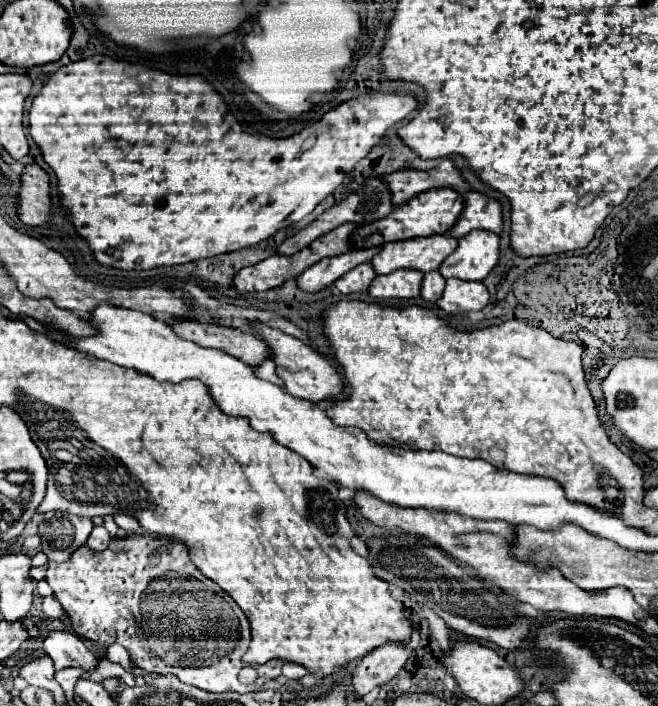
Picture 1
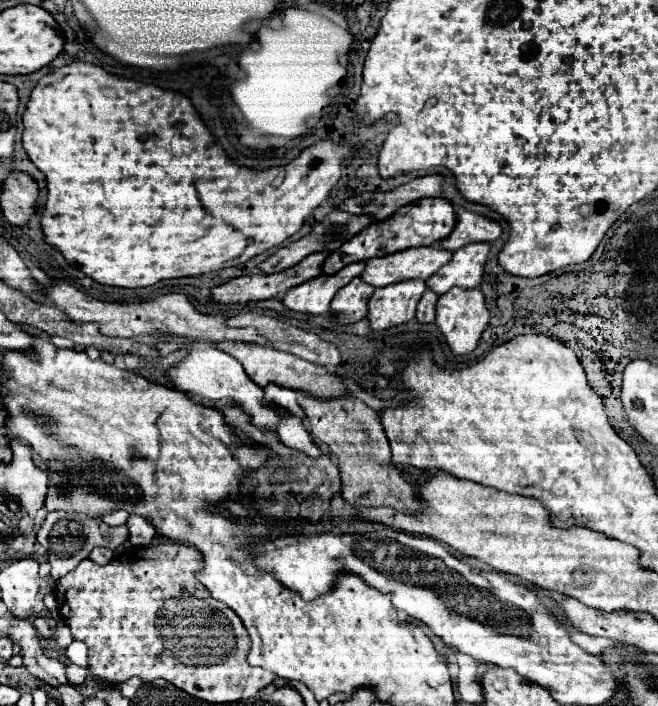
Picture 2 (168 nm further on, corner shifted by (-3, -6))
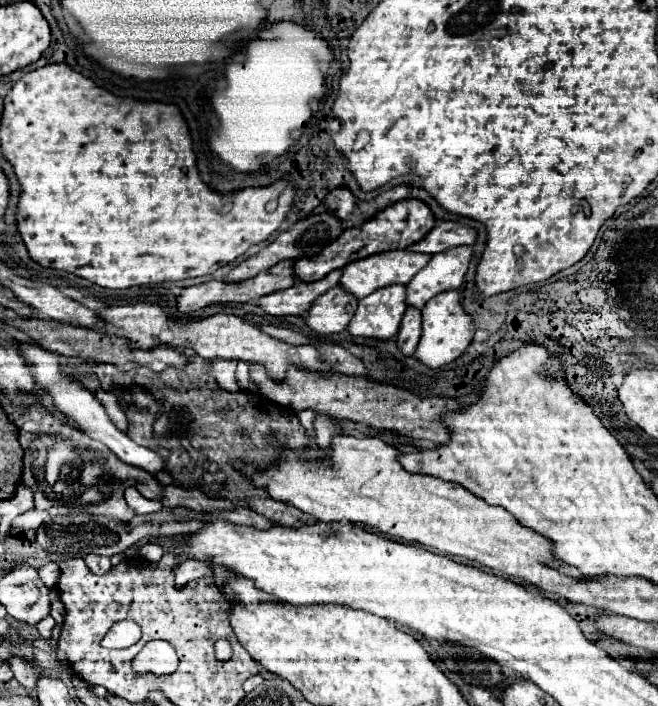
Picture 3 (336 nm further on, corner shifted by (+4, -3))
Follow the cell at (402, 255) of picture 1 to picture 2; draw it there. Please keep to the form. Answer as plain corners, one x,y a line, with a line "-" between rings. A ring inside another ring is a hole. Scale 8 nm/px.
437,245
413,247
385,257
369,259
361,277
373,287
385,287
389,283
399,283
407,279
425,281
435,275
435,271
441,269
445,263
449,263
451,257
453,251
445,251

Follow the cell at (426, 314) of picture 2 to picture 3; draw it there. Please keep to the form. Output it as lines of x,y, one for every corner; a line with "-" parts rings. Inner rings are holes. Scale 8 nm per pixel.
406,308
404,312
404,318
402,318
402,324
400,324
400,330
396,334
396,344
400,348
400,352
404,356
412,356
414,350
416,350
416,344
420,340
420,322
422,322
422,316
420,316
420,310
416,308

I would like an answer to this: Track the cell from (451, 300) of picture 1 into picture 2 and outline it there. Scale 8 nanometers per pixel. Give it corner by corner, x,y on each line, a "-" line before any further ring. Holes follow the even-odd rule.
459,287
449,289
437,301
437,319
435,319
435,323
443,331
445,341
447,341
447,345
451,347
451,351
455,355
471,353
477,347
477,341
479,341
485,325
489,323
489,311
485,307
483,293
479,289
459,289

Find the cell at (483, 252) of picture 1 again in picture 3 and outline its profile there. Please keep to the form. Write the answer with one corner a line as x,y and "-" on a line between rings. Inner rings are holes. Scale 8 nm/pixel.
456,246
434,254
430,262
408,282
406,304
422,310
430,298
446,290
458,290
472,258
472,246

